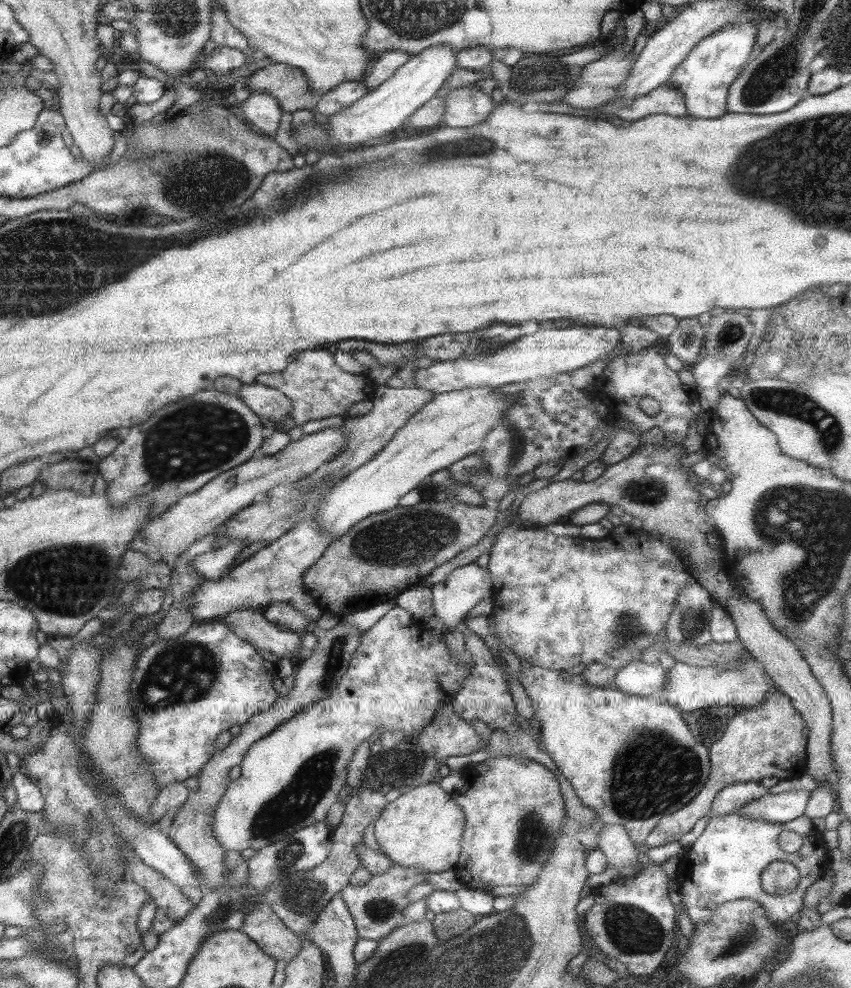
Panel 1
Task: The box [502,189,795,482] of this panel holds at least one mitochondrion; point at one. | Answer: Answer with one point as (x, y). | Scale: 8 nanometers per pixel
(517, 452)

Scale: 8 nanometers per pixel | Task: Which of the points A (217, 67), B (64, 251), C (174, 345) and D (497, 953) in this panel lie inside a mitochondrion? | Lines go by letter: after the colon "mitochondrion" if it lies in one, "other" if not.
A: other
B: mitochondrion
C: other
D: mitochondrion

